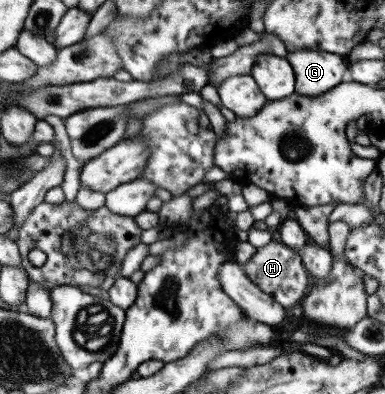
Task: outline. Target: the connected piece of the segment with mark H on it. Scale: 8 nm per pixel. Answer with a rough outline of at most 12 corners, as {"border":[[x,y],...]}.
{"border":[[275,236],[242,267],[283,308],[312,283],[300,255]]}

